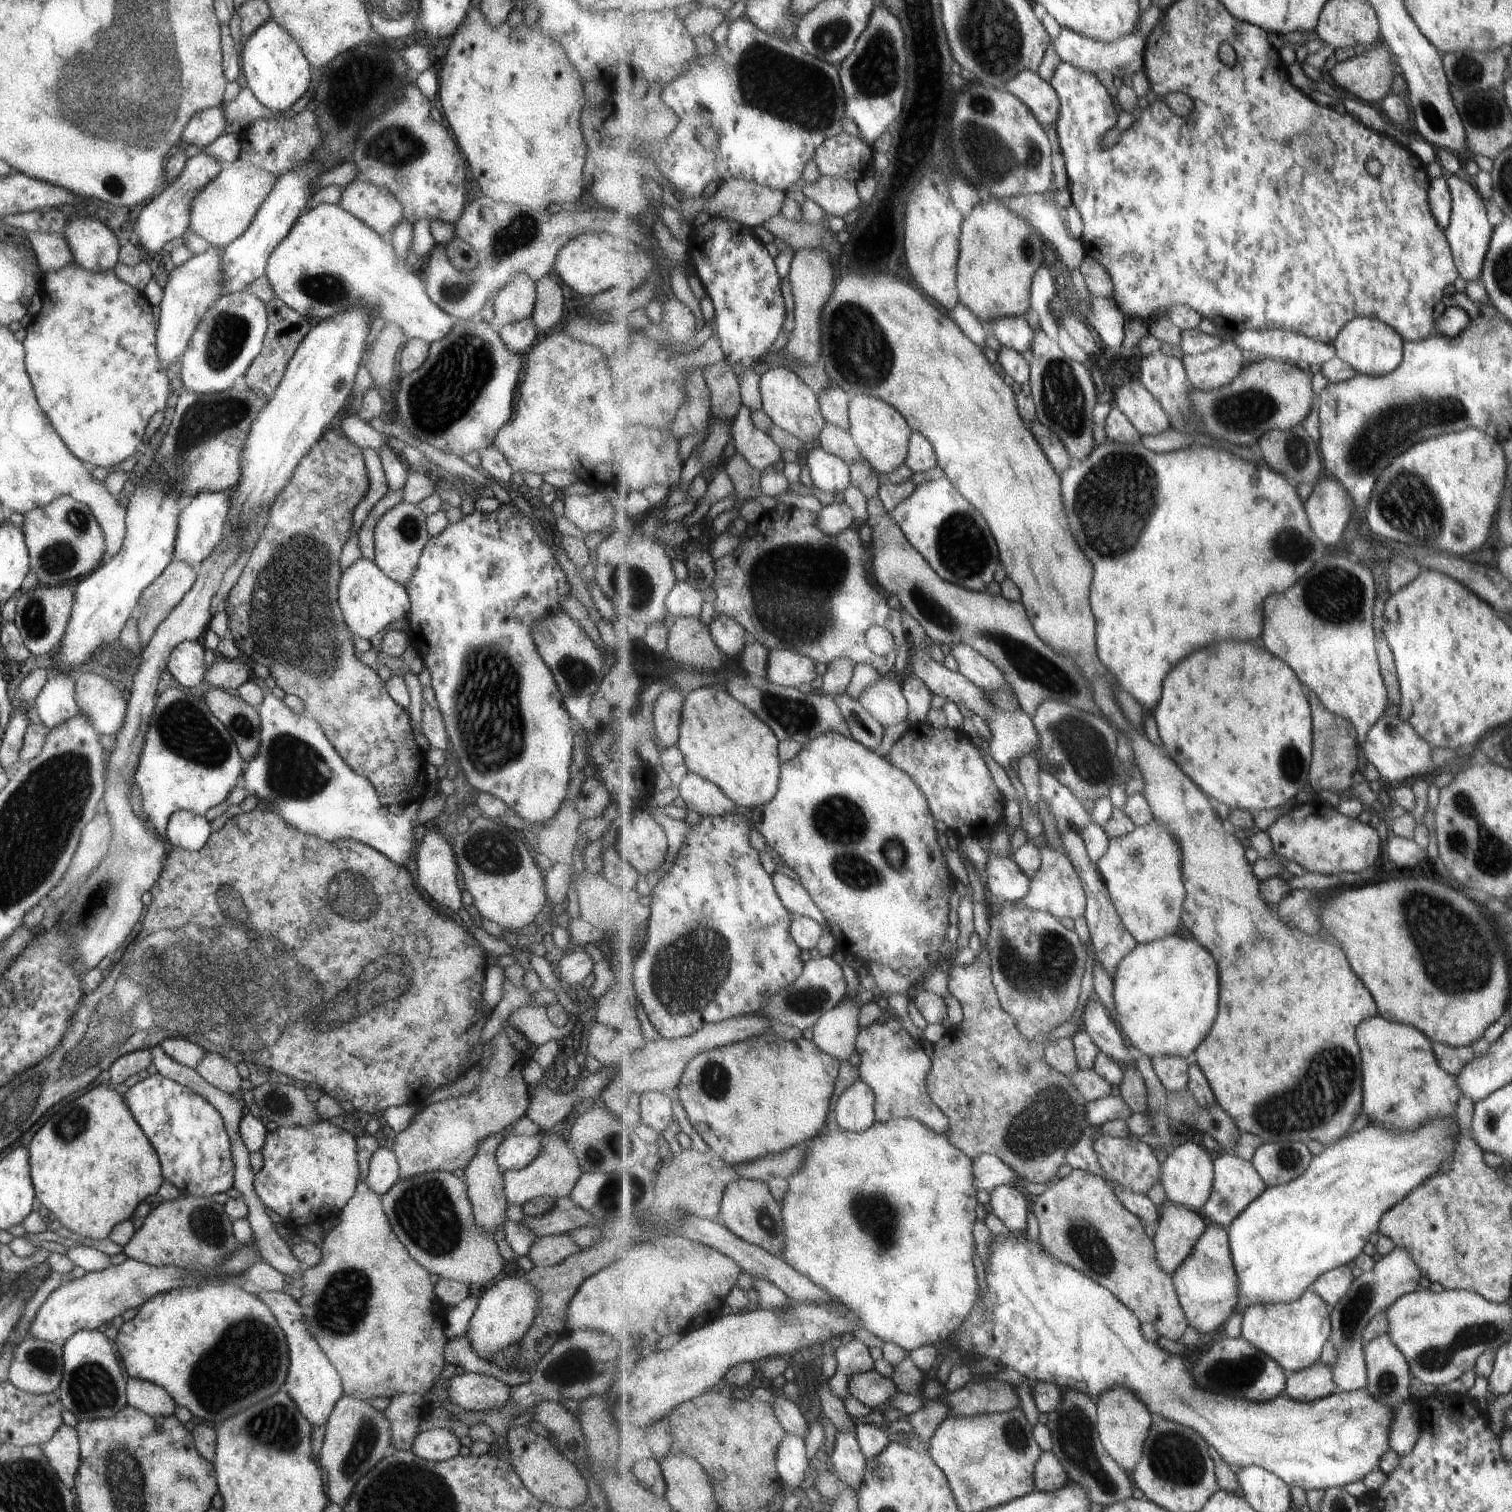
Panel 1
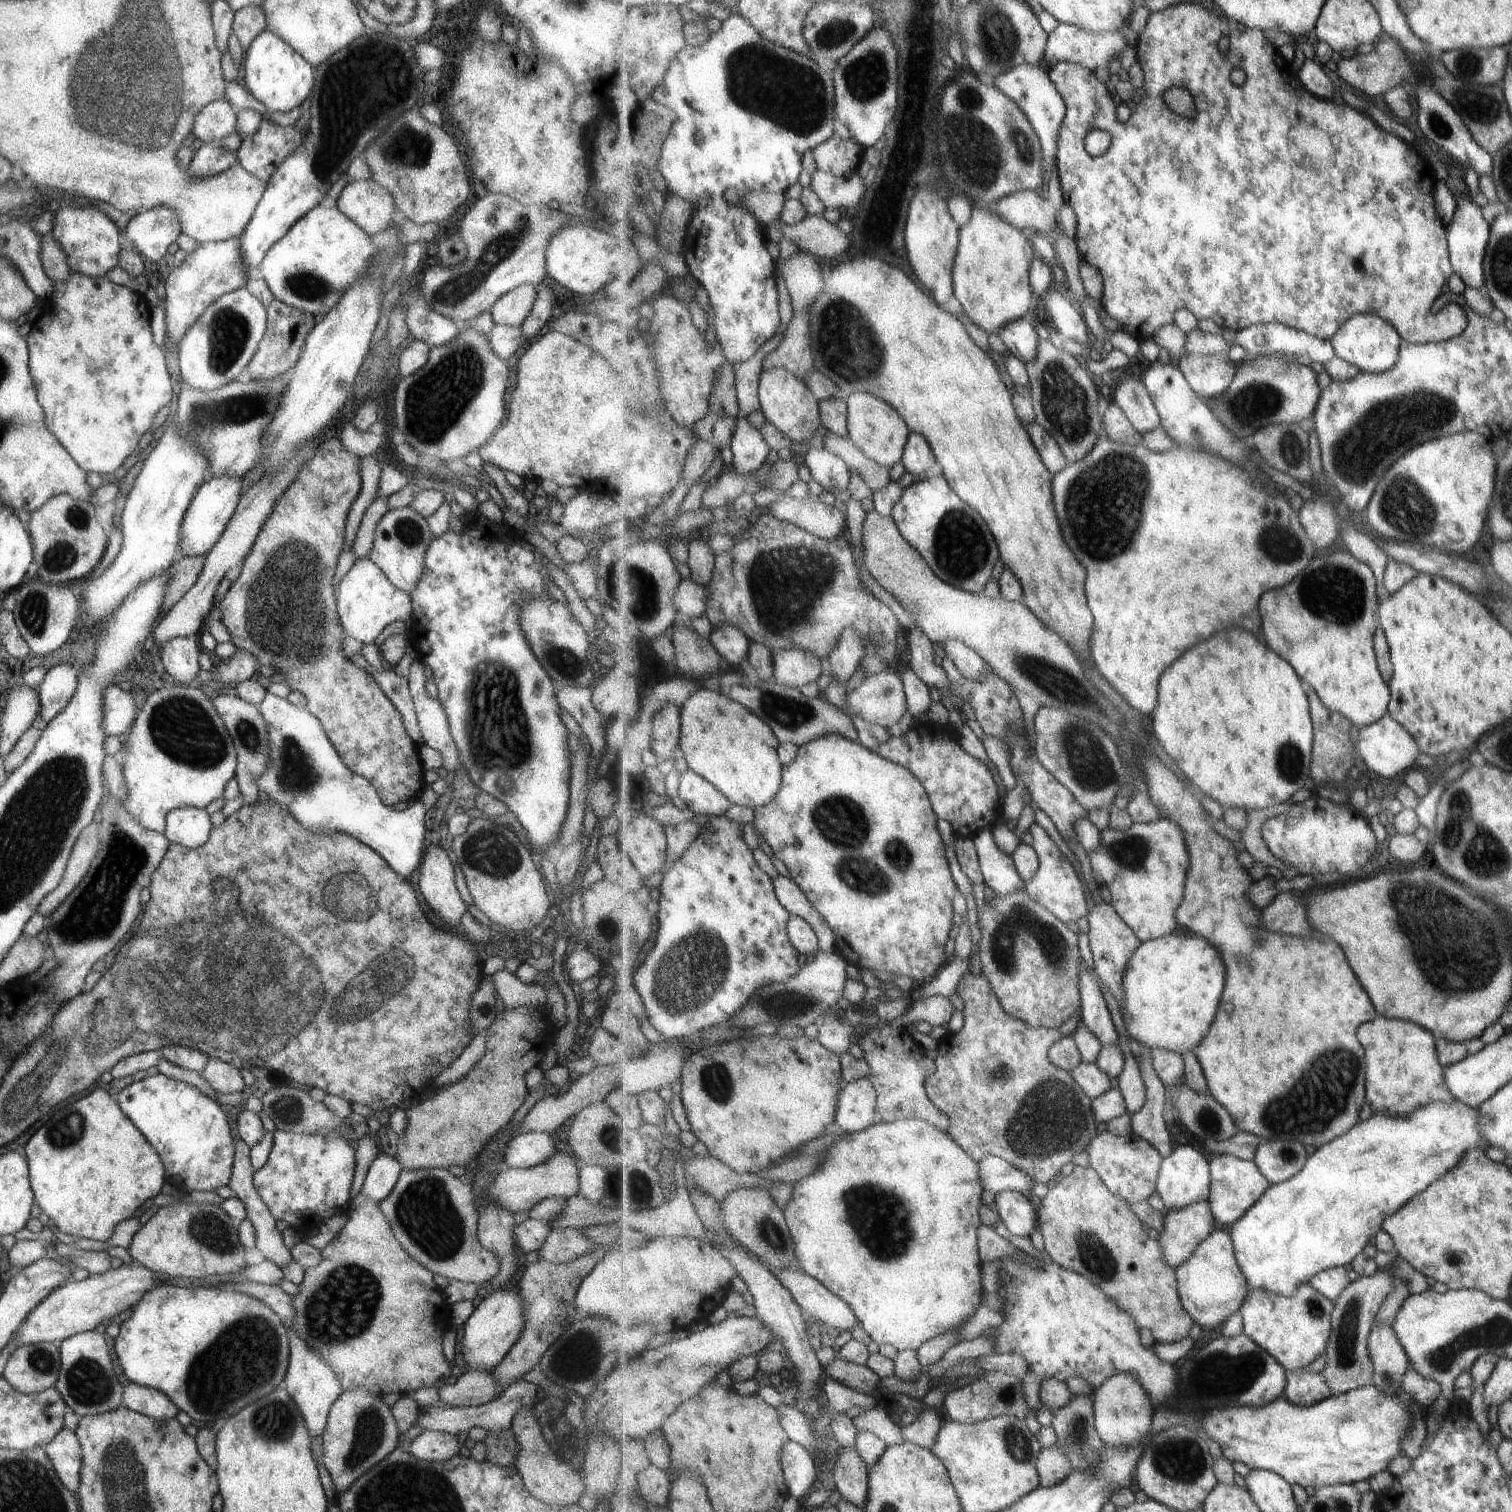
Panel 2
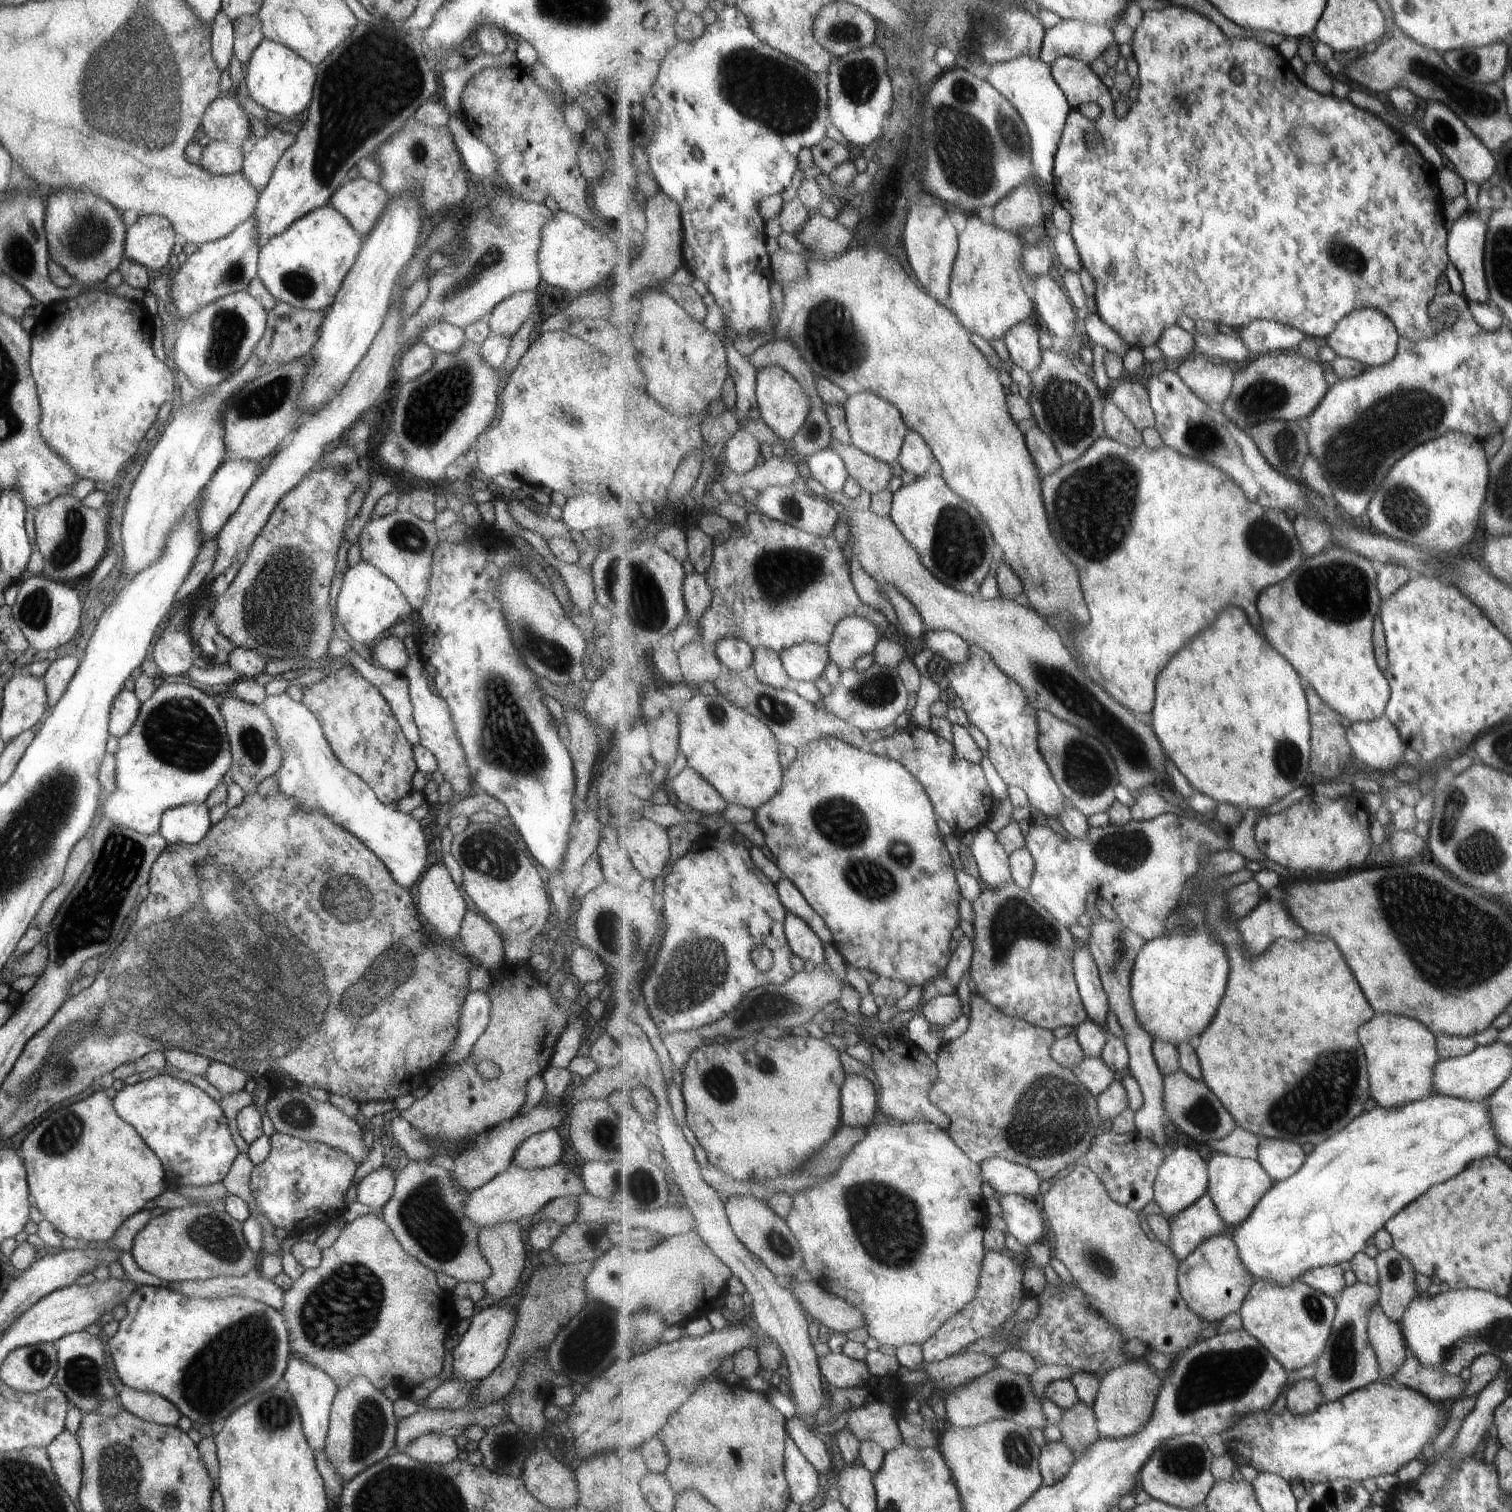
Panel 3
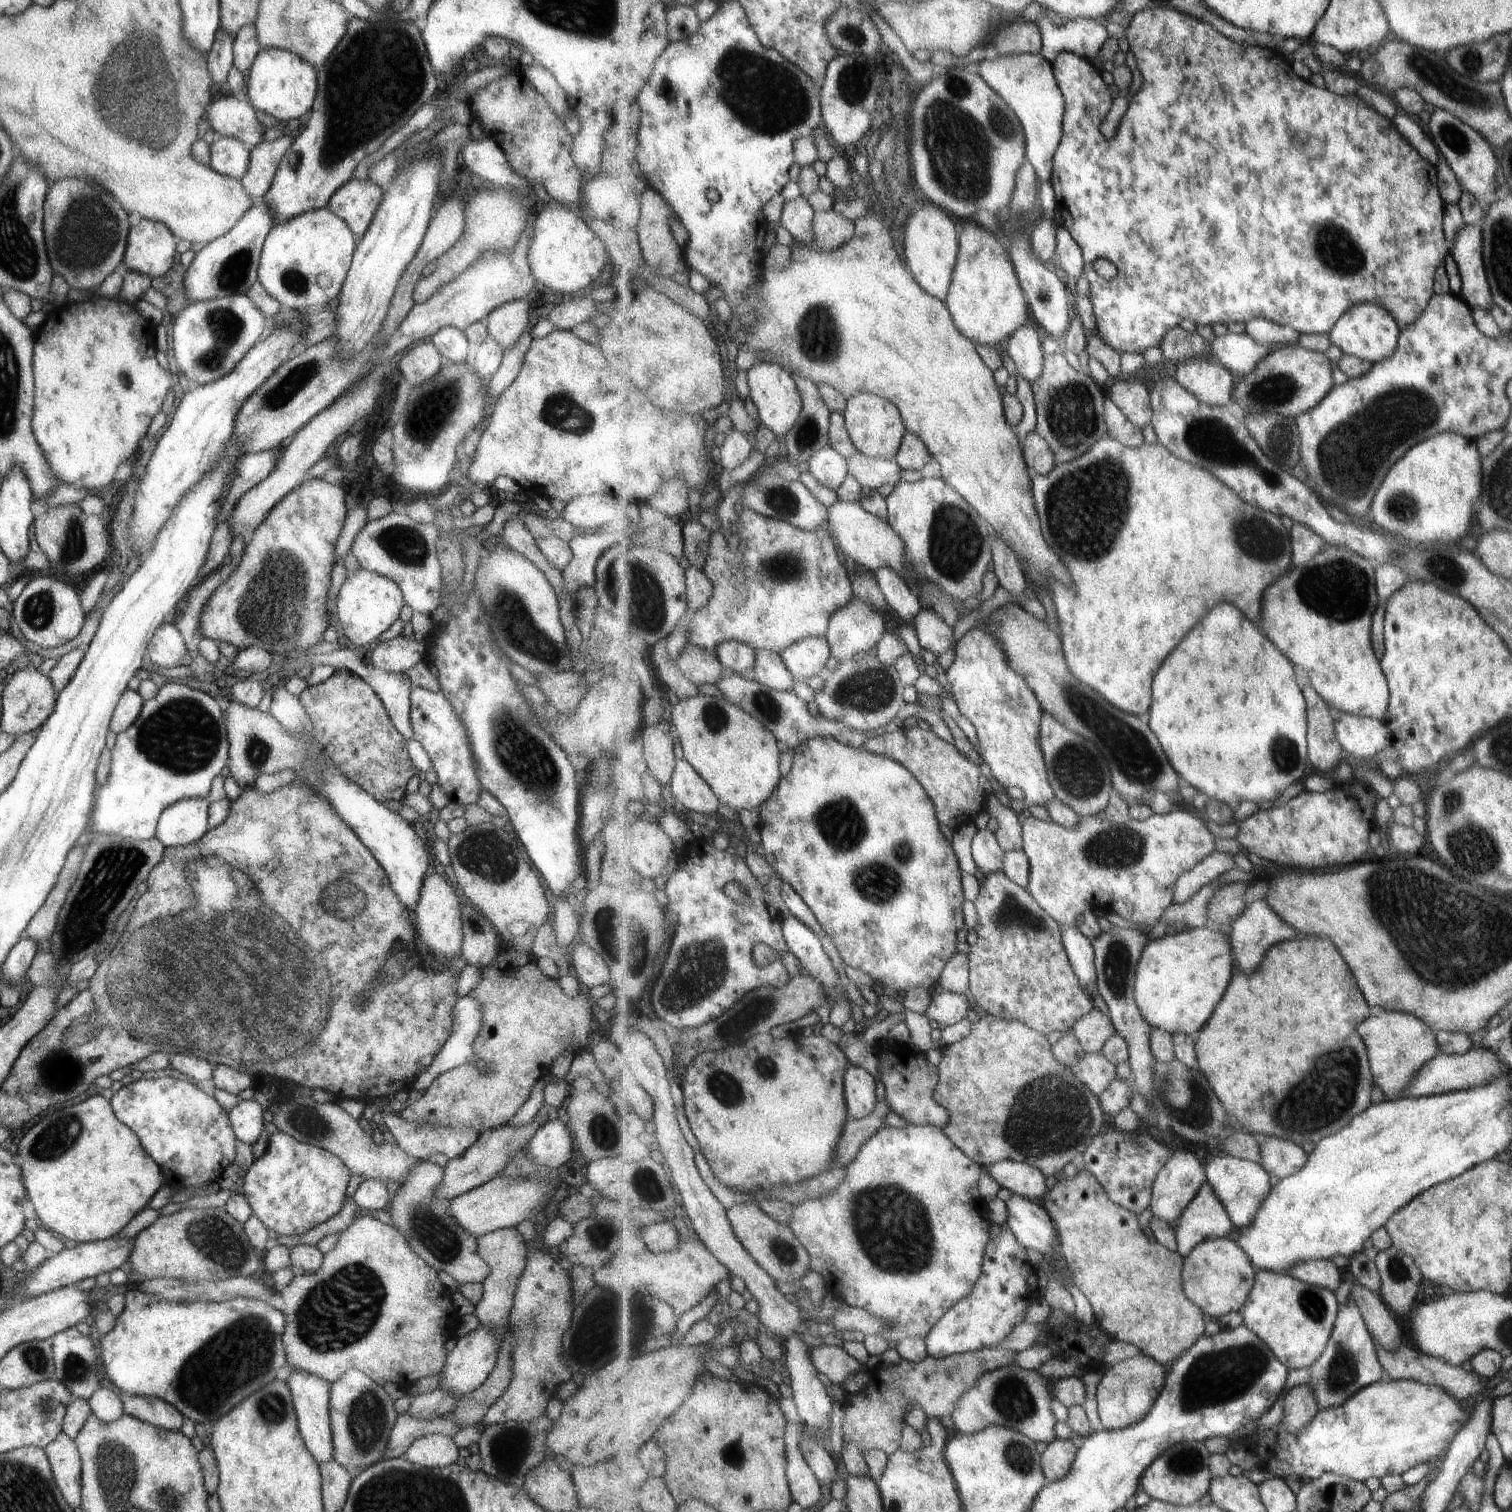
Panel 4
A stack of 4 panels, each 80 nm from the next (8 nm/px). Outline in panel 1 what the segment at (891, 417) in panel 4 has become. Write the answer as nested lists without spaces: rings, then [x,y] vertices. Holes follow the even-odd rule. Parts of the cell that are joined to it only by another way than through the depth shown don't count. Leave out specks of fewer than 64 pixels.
[[[855,393],[850,398],[849,412],[851,423],[849,432],[863,458],[877,473],[891,474],[899,466],[906,464],[913,430],[901,411],[881,397]]]

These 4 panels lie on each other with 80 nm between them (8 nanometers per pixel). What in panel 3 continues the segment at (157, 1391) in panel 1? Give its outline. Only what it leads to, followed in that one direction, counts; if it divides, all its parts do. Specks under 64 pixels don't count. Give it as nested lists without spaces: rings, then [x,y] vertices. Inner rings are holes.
[[[125,1386],[117,1394],[117,1402],[127,1412],[160,1425],[175,1425],[181,1416],[177,1407],[159,1394],[136,1391]]]

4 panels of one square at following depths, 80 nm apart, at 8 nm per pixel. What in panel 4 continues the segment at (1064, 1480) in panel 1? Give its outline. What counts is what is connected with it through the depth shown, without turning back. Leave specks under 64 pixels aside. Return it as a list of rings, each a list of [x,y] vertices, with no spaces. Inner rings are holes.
[[[1055,1439],[1042,1453],[1042,1468],[1051,1483],[1063,1480],[1076,1462],[1078,1446],[1072,1440]]]

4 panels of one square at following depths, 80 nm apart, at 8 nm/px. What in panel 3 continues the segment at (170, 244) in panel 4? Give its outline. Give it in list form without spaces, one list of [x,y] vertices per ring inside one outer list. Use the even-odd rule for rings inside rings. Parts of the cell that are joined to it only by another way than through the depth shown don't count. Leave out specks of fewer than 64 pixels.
[[[141,215],[126,228],[123,254],[147,270],[157,270],[167,263],[171,247],[179,239],[164,216]]]

